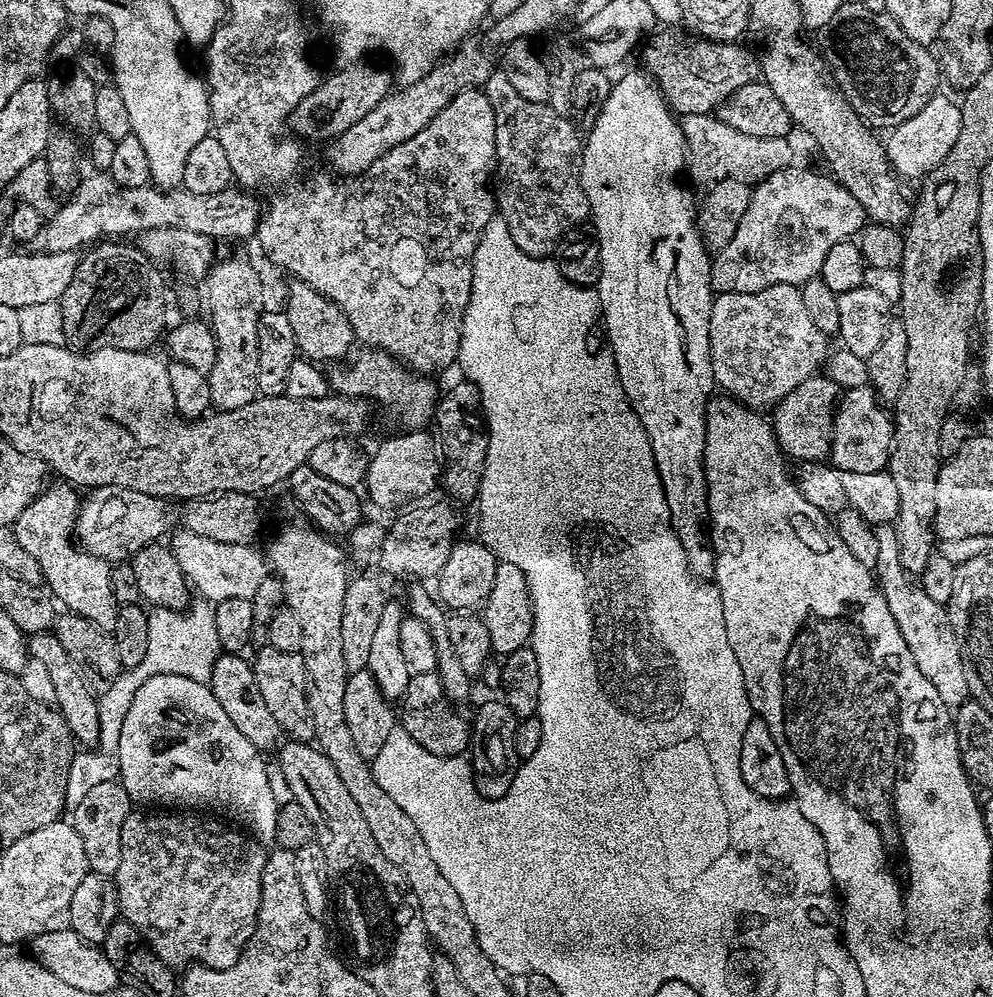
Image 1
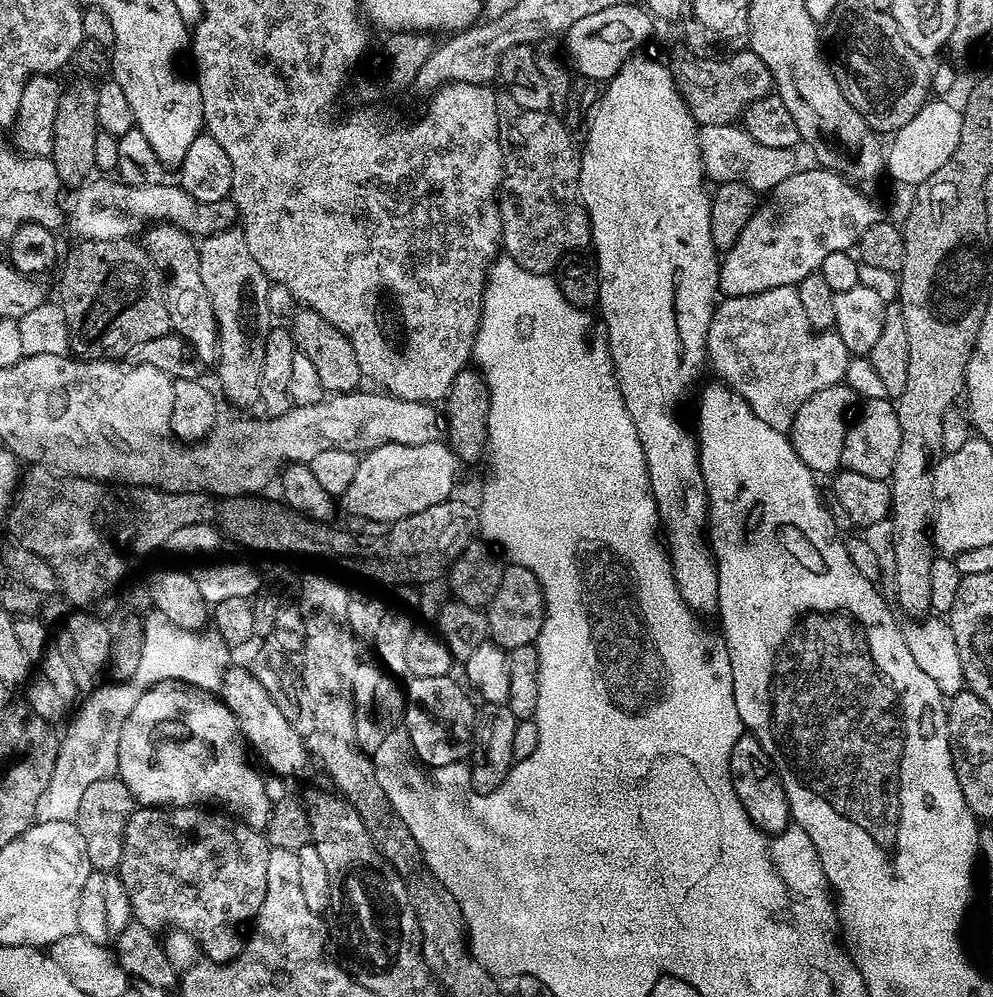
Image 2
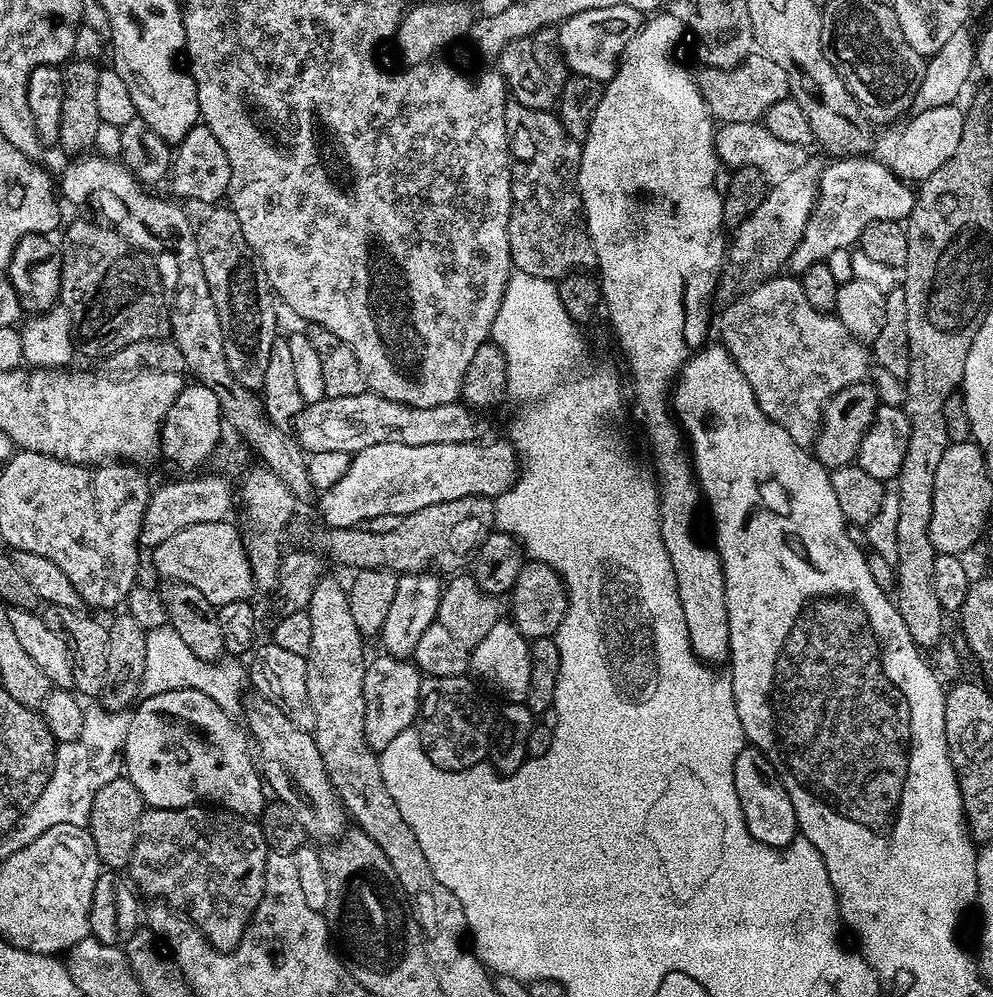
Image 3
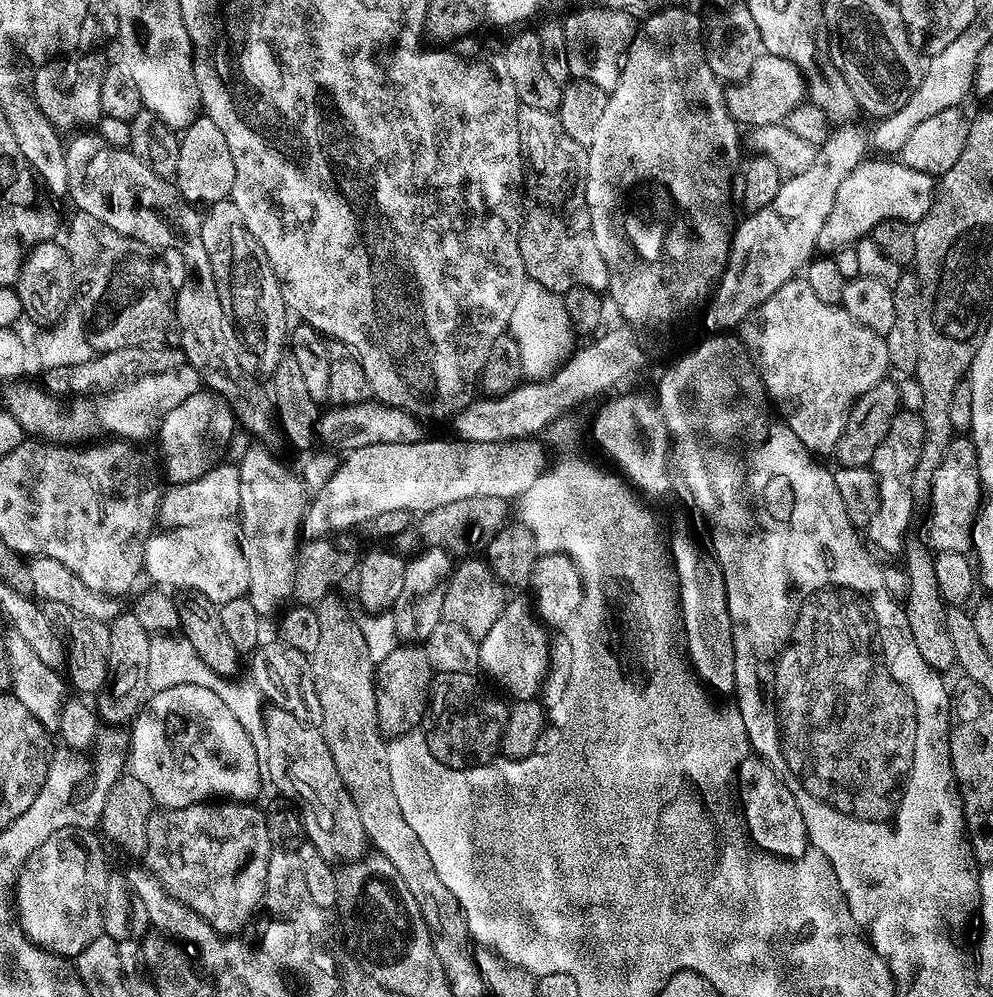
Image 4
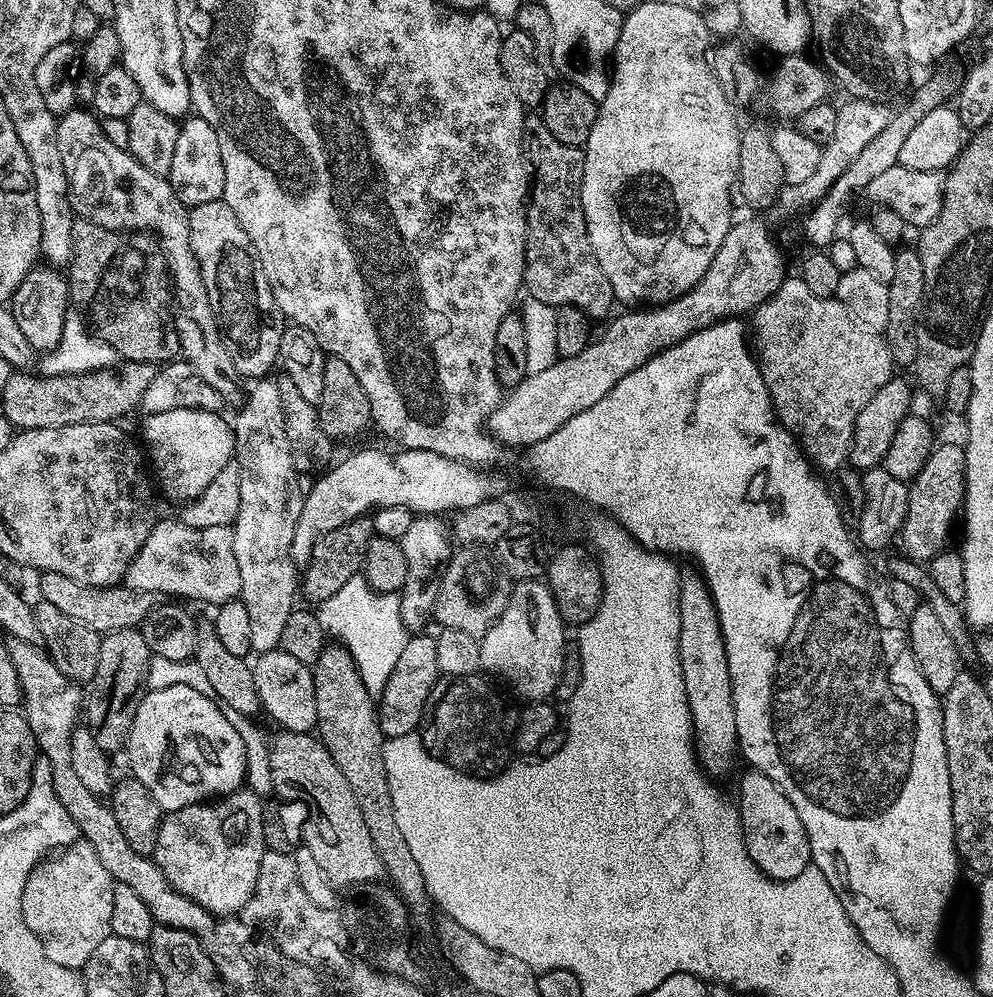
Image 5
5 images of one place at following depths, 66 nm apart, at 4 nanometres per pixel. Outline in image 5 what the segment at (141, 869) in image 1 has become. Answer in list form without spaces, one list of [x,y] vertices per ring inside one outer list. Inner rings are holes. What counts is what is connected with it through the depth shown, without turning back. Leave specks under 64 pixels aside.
[[[246,786],[227,796],[213,798],[207,802],[191,804],[182,810],[167,813],[161,819],[154,859],[156,865],[166,874],[166,878],[176,890],[198,902],[217,918],[235,916],[246,906],[254,894],[258,882],[258,870],[265,854],[264,825],[265,801]]]

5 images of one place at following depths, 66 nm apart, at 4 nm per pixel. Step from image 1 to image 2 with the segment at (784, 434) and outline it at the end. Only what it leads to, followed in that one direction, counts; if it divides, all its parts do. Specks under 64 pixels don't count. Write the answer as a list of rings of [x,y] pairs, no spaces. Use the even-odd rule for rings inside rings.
[[[846,382],[835,384],[834,386],[826,386],[824,390],[818,390],[806,401],[798,410],[798,414],[792,423],[790,439],[794,450],[798,454],[798,458],[802,458],[802,462],[806,462],[806,466],[811,472],[817,474],[832,474],[842,465],[842,446],[846,440],[848,426],[850,423],[850,415],[848,411],[852,408],[852,400],[854,401],[854,393],[852,387]]]

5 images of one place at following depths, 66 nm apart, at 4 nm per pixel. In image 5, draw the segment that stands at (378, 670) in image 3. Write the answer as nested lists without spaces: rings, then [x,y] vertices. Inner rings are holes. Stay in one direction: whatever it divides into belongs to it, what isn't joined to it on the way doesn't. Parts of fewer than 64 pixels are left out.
[[[409,635],[402,648],[402,654],[398,657],[397,665],[390,671],[384,691],[378,696],[380,729],[384,731],[385,737],[410,734],[421,727],[432,687],[436,685],[437,680],[441,679],[441,676],[435,635]]]

